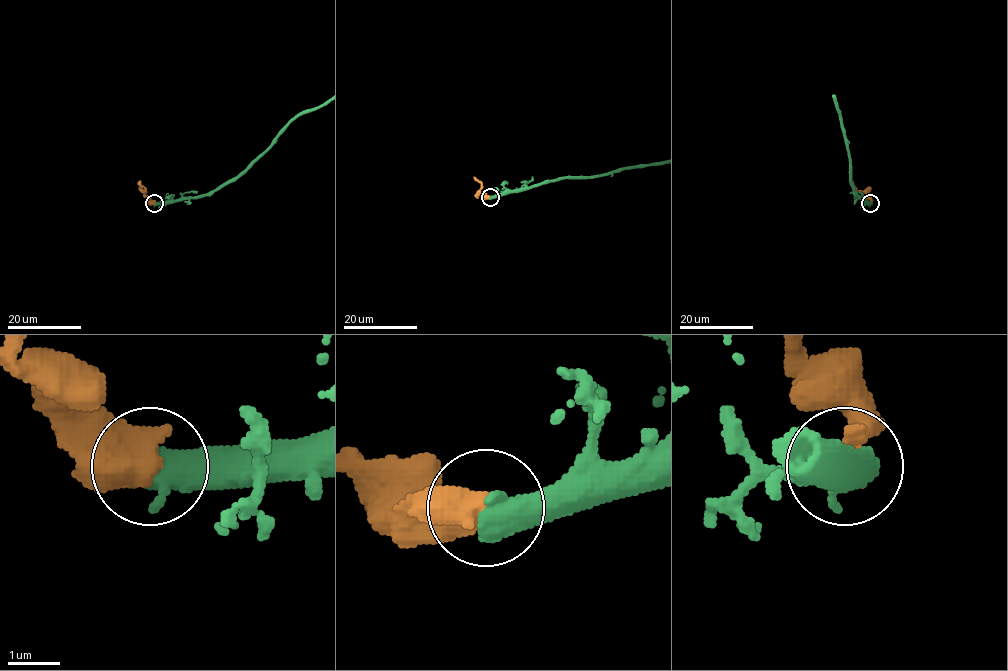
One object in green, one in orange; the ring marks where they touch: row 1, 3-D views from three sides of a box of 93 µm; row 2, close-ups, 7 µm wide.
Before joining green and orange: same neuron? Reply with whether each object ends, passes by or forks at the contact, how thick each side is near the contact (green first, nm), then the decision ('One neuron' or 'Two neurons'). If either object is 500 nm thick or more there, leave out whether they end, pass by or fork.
Thickness 600 nm (green) against 700 nm. Two neurons

